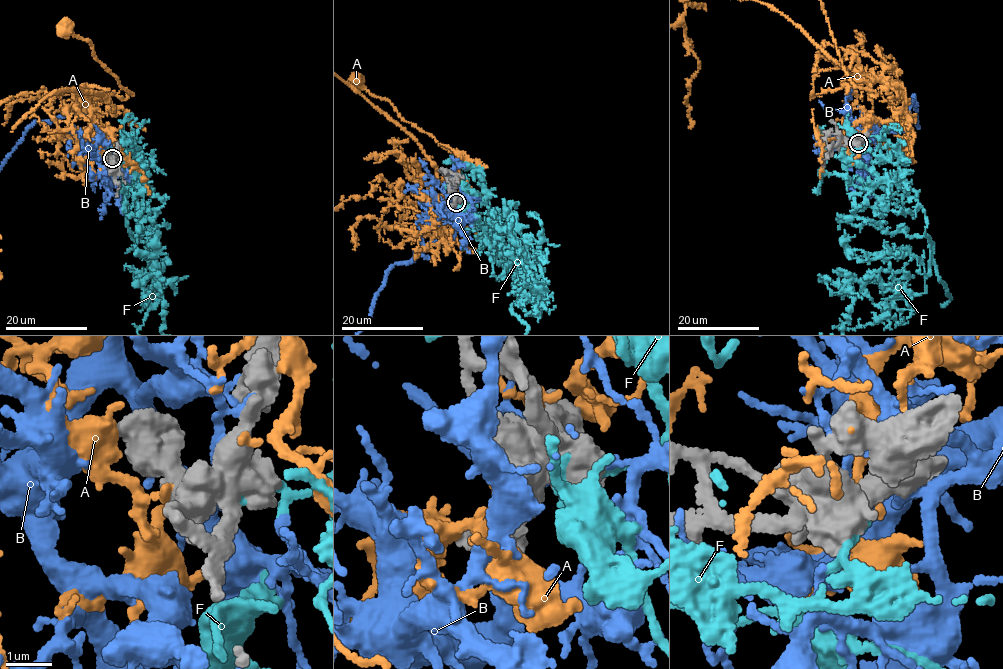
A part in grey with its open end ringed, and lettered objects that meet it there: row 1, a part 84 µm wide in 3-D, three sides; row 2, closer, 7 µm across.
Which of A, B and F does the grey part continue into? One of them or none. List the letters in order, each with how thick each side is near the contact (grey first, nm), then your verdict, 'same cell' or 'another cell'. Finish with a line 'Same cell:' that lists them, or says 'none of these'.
A: 550 nm thick on the grey side, 140 nm on the other; another cell
B: 550 nm thick on the grey side, 150 nm on the other; another cell
F: 950 nm thick on the grey side, 280 nm on the other; another cell
Same cell: none of these

